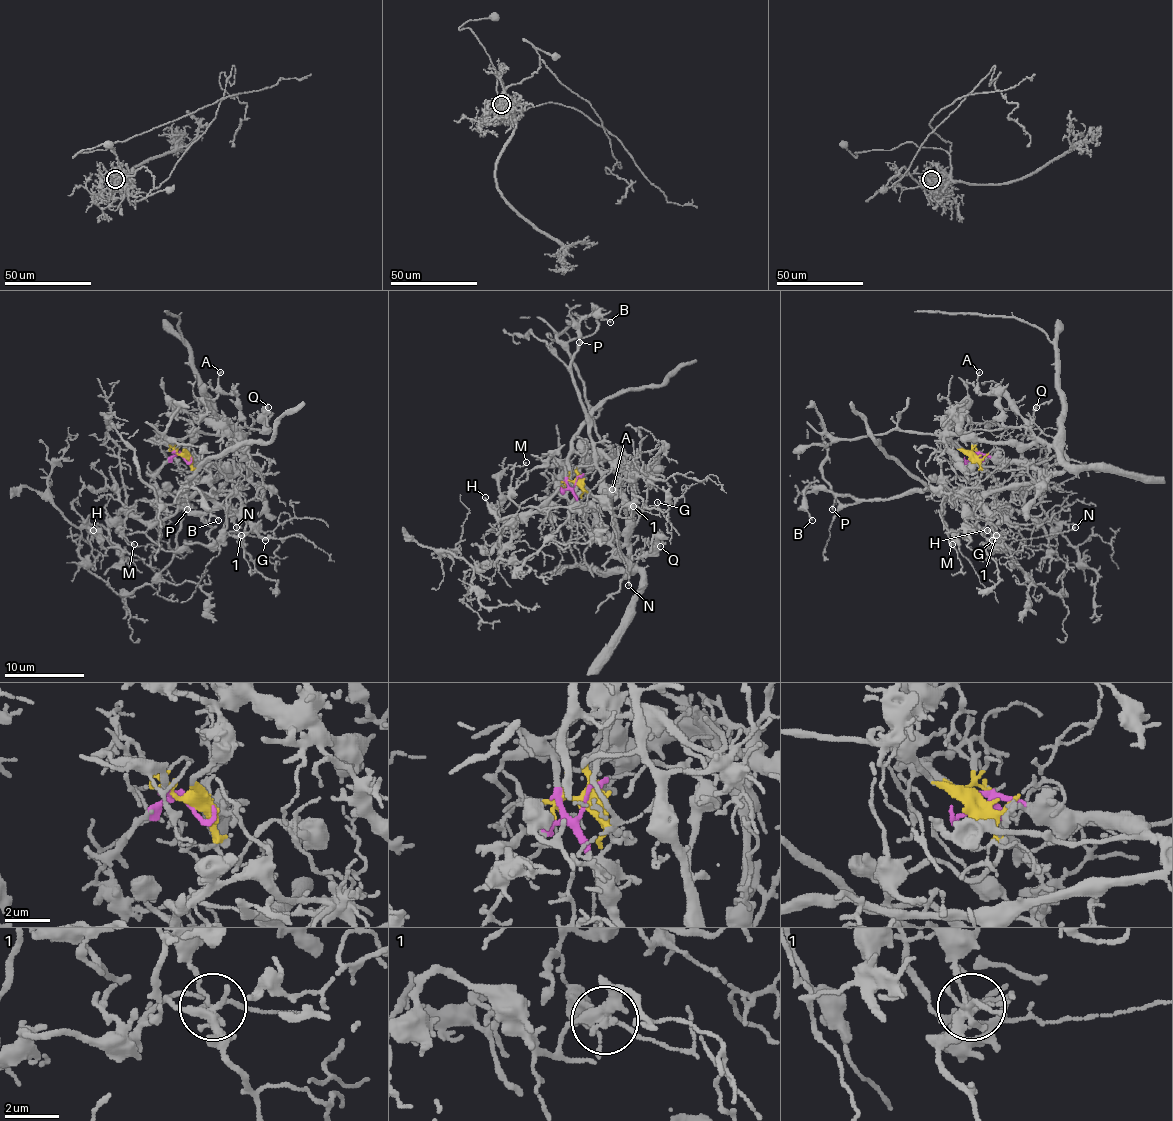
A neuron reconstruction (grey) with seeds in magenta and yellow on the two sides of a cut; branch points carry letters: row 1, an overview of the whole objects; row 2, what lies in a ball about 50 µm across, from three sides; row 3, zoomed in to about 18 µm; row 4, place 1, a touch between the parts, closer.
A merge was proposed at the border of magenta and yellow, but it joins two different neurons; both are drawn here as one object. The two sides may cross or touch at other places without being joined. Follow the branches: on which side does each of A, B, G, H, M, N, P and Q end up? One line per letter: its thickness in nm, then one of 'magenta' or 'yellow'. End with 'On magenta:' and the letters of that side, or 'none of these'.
A: calibre 130 nm; magenta
B: calibre 110 nm; magenta
G: calibre 120 nm; yellow
H: calibre 110 nm; yellow
M: calibre 120 nm; yellow
N: calibre 160 nm; yellow
P: calibre 170 nm; magenta
Q: calibre 190 nm; magenta
On magenta: A, B, P, Q

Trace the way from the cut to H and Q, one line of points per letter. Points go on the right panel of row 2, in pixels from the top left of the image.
H: (974, 457), (996, 485), (1003, 521), (1015, 511), (1037, 527), (1021, 529), (1007, 547), (988, 529)
Q: (974, 457), (986, 455), (1025, 461), (1051, 475), (1065, 467), (1065, 455), (1033, 421), (1035, 408)

